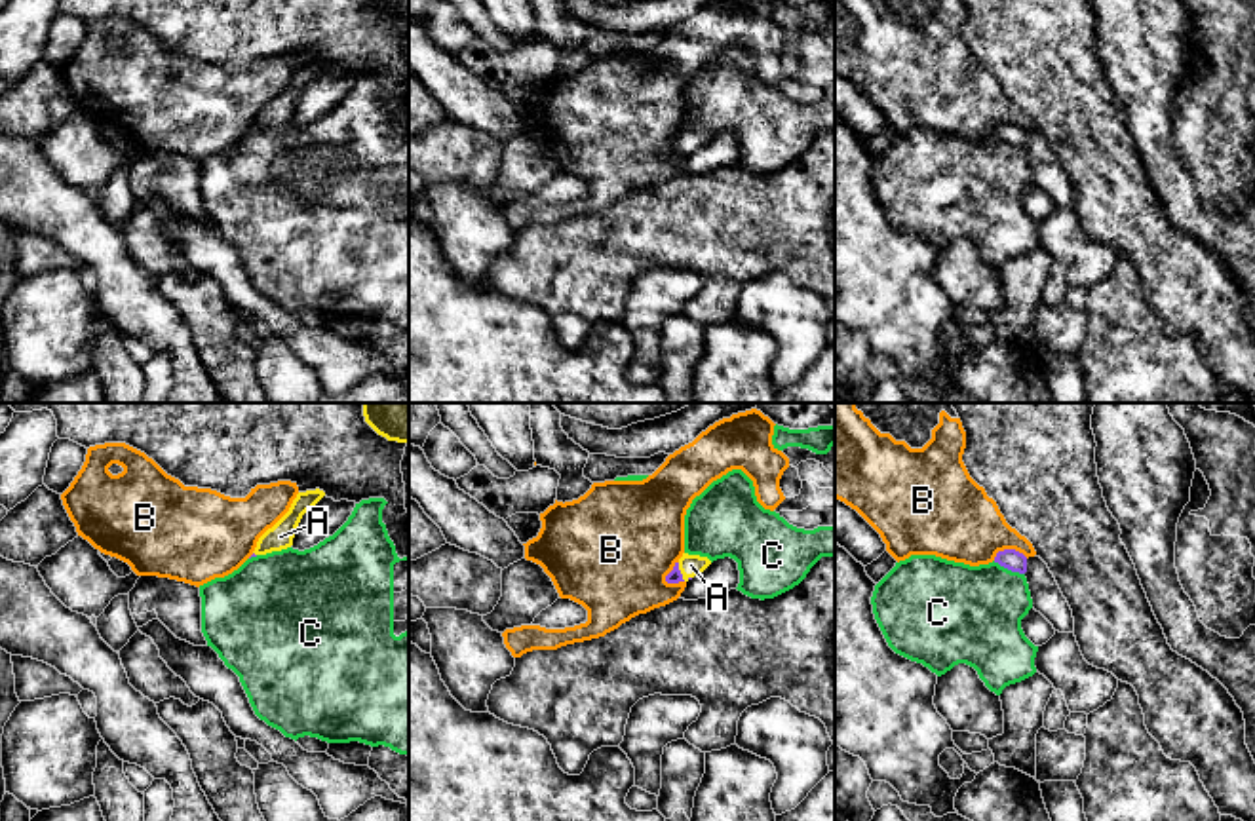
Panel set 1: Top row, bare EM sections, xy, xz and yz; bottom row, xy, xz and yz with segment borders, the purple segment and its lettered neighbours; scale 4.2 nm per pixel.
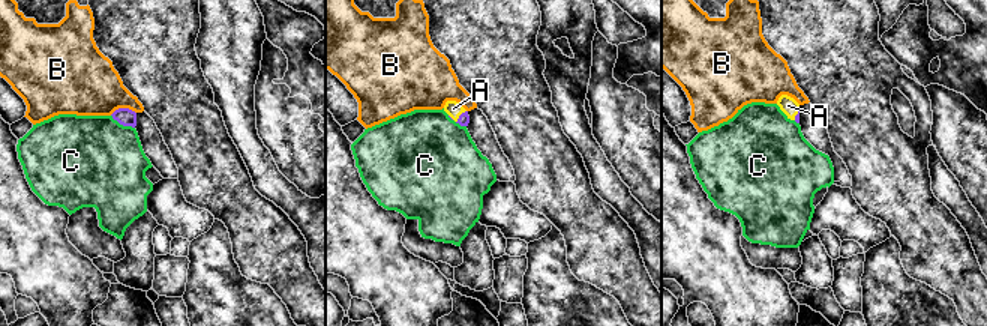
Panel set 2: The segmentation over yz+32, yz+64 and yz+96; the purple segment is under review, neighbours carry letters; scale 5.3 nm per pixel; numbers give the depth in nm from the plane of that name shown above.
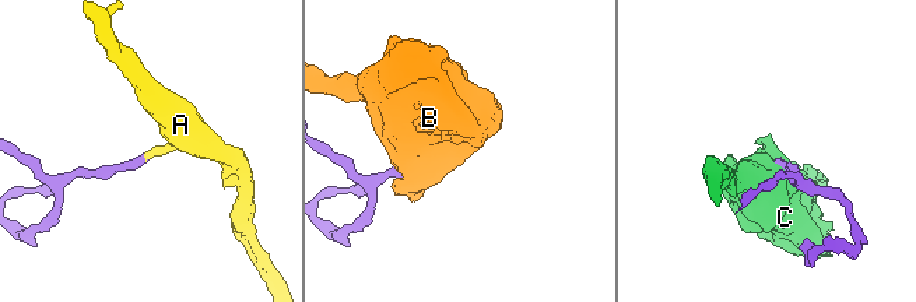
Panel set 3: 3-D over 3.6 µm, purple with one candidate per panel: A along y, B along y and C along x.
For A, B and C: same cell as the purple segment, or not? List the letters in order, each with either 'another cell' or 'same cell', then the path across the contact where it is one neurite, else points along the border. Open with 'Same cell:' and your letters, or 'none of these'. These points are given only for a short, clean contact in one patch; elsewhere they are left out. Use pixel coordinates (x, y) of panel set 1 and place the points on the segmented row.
Same cell: A
A: same cell | across xz (674, 576), (681, 574), (691, 565)
B: another cell
C: another cell | along yz (993, 561), (1023, 574)

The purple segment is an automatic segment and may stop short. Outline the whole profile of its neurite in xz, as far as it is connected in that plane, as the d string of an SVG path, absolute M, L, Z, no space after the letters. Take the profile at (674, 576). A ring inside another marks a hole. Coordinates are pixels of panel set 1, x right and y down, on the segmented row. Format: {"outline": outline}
{"outline": "M683 553L683 557L675 563L673 570L666 576L666 582L688 582L690 578L702 574L709 564L711 561L707 557Z"}

